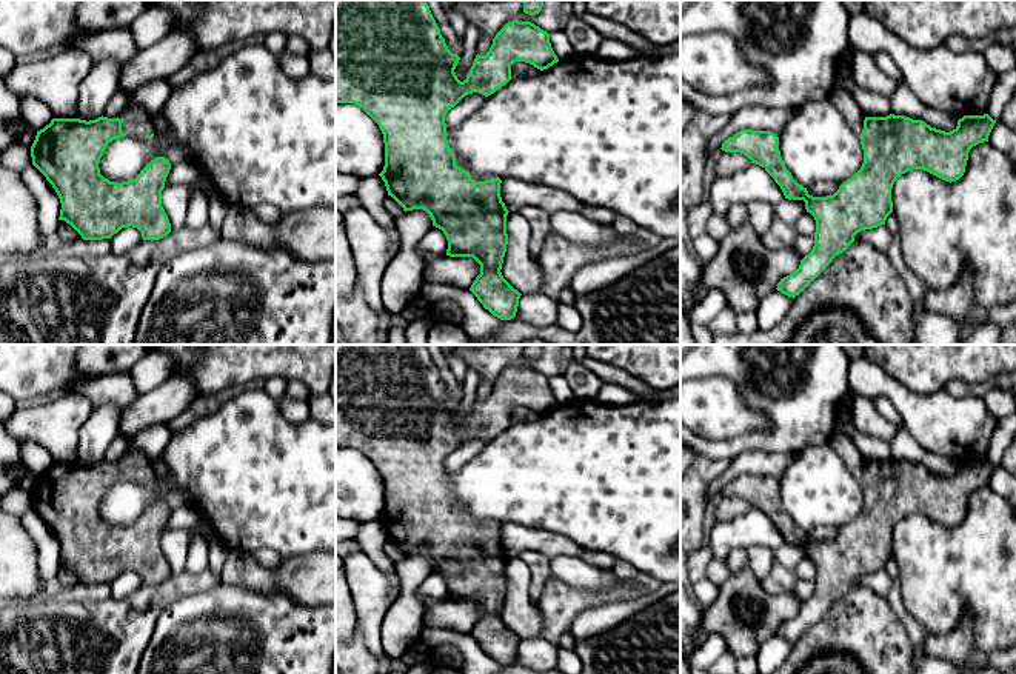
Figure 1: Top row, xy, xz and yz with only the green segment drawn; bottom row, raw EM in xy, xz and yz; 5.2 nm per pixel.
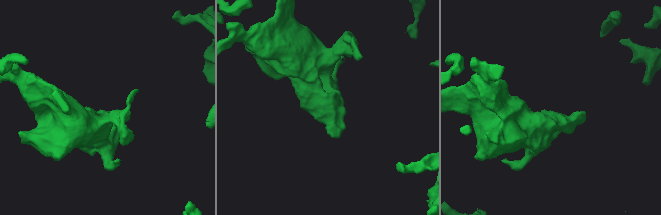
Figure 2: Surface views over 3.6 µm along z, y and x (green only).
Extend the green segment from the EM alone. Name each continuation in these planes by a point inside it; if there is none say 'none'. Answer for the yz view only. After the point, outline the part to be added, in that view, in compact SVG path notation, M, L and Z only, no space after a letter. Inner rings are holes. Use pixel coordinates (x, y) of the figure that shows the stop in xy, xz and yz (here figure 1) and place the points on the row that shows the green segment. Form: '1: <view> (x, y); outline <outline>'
1: yz (844, 102); outline M834 85L828 97L839 109L851 131L861 137L865 115L861 112L851 94L844 88Z

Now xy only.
1: xy (136, 120); outline M123 92L128 98L128 105L123 114L122 131L126 135L151 135L154 134L154 117L148 114L145 108L137 105L132 98L132 92Z

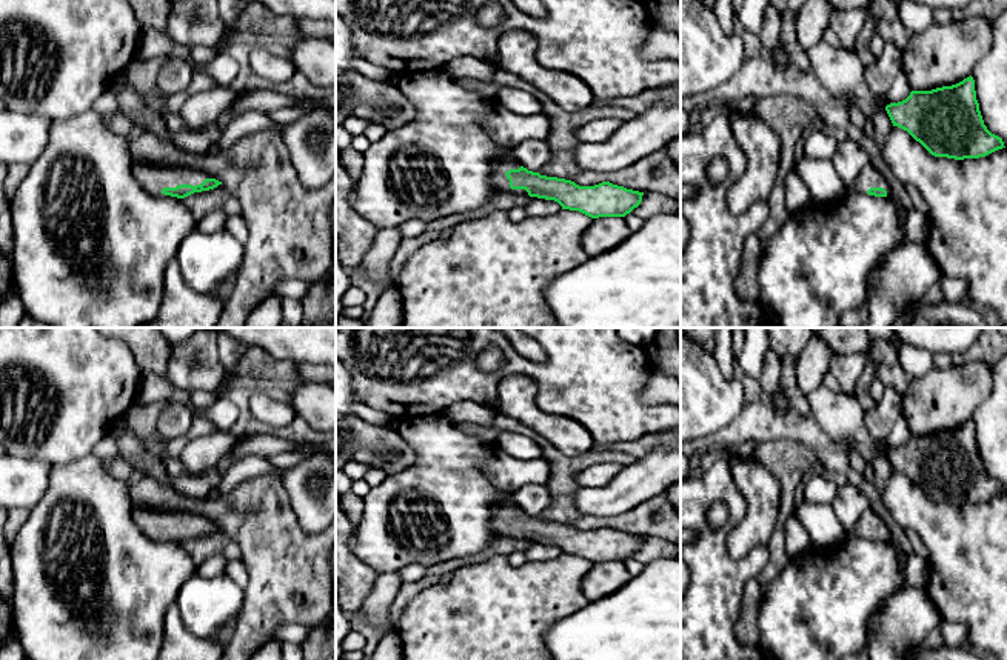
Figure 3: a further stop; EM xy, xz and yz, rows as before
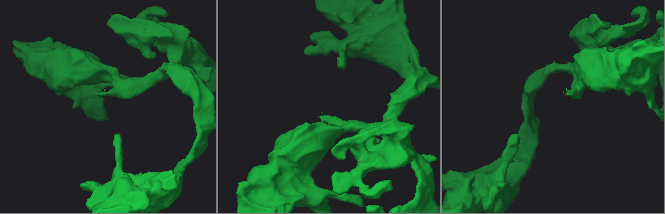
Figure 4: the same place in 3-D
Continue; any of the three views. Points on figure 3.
1: xy (153, 179); outline M132 162L132 177L149 194L163 197L163 188L176 188L179 185L202 185L206 178L203 172L180 166L156 166L143 162Z

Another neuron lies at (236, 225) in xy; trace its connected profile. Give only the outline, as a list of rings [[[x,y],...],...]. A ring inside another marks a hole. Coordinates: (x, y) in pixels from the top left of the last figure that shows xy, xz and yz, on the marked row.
[[[228,214],[225,229],[242,245],[246,245],[249,231],[242,214]]]

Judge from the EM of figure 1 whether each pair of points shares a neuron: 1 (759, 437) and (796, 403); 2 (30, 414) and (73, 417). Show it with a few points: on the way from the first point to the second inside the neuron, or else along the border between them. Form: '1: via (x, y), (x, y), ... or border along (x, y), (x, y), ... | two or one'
1: via (770, 437), (793, 414) | one
2: via (40, 417), (62, 417) | one

